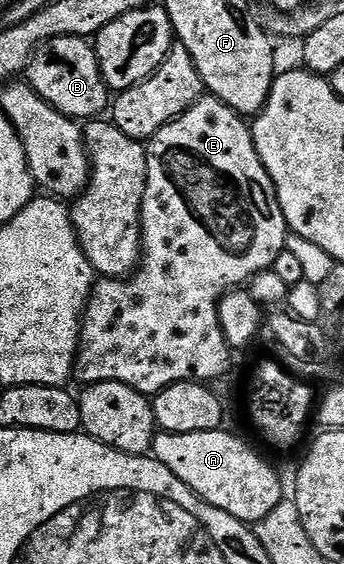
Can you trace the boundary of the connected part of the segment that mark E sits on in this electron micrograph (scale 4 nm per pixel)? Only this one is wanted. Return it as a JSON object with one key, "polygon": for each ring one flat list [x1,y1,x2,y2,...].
{"polygon":[[203,95,195,105,188,107,184,115,175,121,169,121,158,134,151,137,146,145,146,186,144,187,144,203,142,204,142,260,138,268,125,279,102,279,90,293,90,300,80,317,78,334,78,356,74,359,73,376,86,381,87,386,105,381,119,381,132,387,137,393,153,395,161,389,168,388,181,381,197,381,207,383,217,377,227,376,226,368,230,365,232,350,224,339,224,331,218,318,218,300,232,289,245,286,260,271,274,268,276,255,286,252,286,235,288,226,284,219,284,211,278,202,272,179,260,159,254,146,254,134,241,113,232,111,220,99]]}

